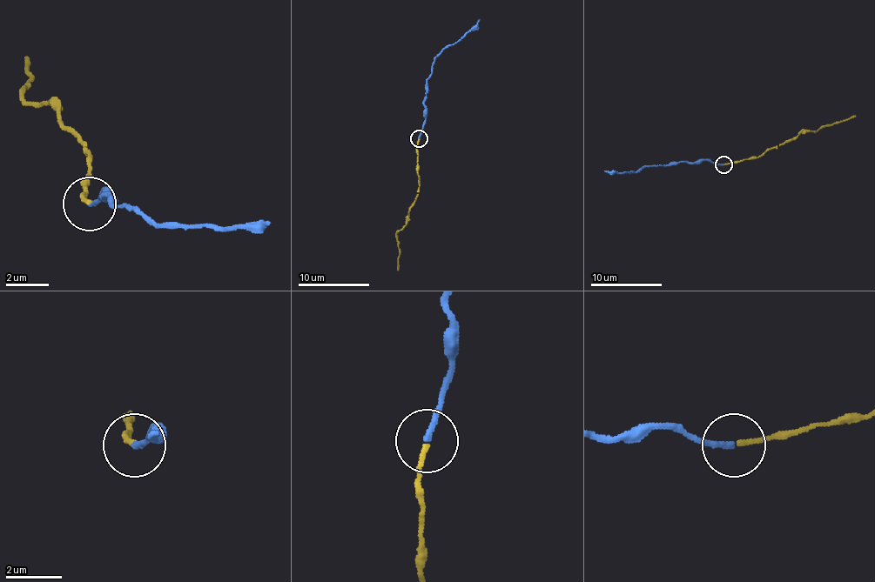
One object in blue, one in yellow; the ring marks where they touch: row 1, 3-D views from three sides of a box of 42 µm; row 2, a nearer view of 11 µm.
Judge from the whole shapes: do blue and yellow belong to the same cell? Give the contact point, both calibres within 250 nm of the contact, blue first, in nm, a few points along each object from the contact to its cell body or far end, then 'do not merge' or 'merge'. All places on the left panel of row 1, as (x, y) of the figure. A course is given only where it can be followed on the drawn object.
place (89, 204); calibres 200 and 160 nm; course blue (88, 202), (109, 191), (104, 197), (131, 208), (157, 224), (221, 229), (269, 224); course yellow (88, 202), (88, 154), (50, 106), (23, 96), (23, 58); merge

